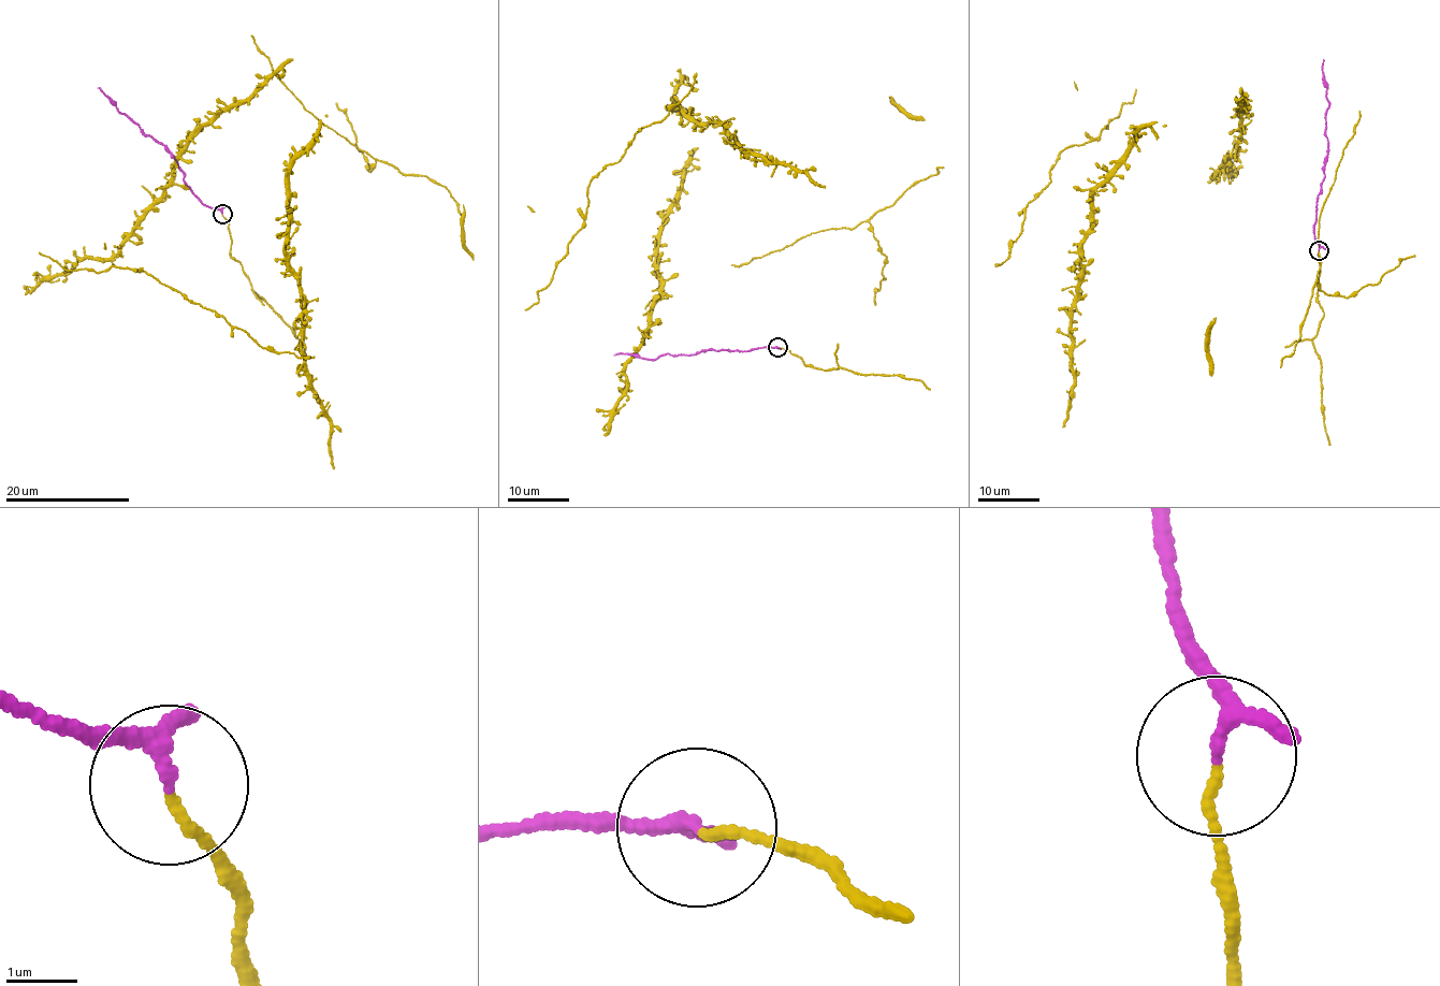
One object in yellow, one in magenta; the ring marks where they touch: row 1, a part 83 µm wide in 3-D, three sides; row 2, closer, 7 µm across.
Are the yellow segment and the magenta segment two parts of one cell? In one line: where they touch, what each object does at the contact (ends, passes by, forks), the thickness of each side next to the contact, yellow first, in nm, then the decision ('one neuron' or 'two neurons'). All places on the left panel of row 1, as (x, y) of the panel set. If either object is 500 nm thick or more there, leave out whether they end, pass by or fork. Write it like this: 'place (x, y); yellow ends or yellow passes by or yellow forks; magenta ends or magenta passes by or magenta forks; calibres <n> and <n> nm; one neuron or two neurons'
place (222, 214); yellow ends; magenta passes by; calibres 120 and 160 nm; one neuron

